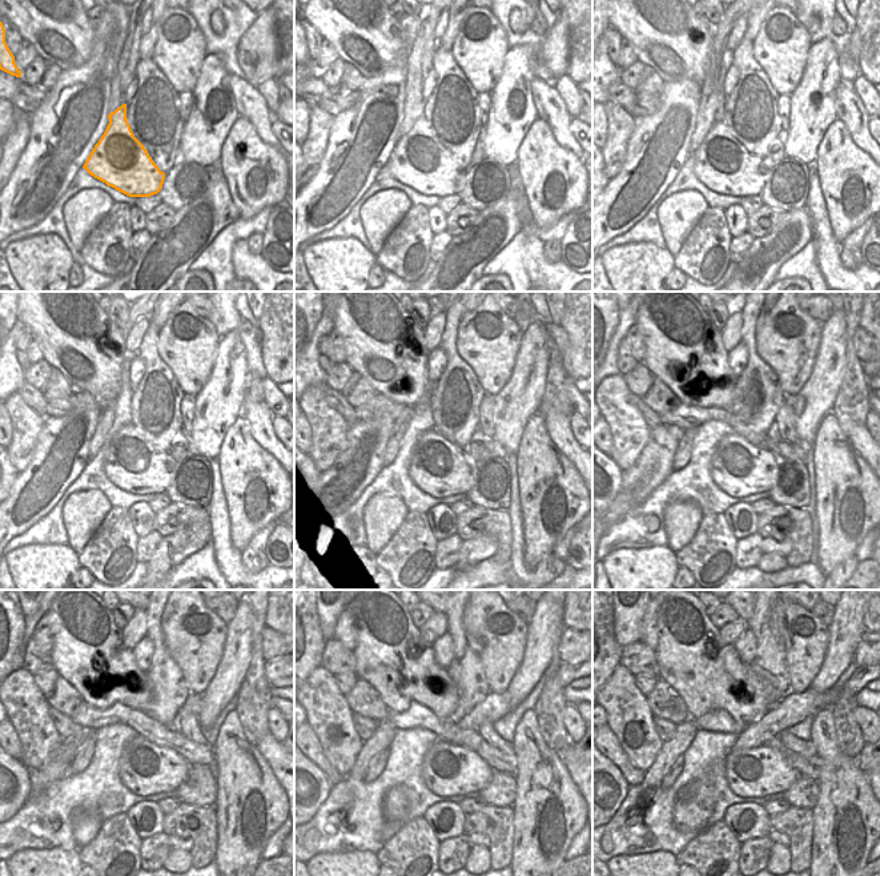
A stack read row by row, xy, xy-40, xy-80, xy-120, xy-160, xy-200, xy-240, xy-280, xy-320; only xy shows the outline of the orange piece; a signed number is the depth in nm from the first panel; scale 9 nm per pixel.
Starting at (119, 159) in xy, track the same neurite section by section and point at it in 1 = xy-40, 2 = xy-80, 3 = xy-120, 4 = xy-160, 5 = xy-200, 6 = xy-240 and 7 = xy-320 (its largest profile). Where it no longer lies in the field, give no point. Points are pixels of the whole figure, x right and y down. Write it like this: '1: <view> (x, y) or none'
1: xy-40 (418, 161)
2: xy-80 (722, 164)
3: xy-120 (131, 463)
4: xy-160 (441, 469)
5: xy-200 (739, 469)
6: xy-240 (145, 768)
7: xy-320 (760, 771)

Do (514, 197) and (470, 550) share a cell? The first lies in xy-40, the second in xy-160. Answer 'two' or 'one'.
one

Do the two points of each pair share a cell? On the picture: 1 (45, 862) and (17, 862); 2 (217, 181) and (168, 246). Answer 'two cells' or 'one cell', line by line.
1: one cell
2: one cell

